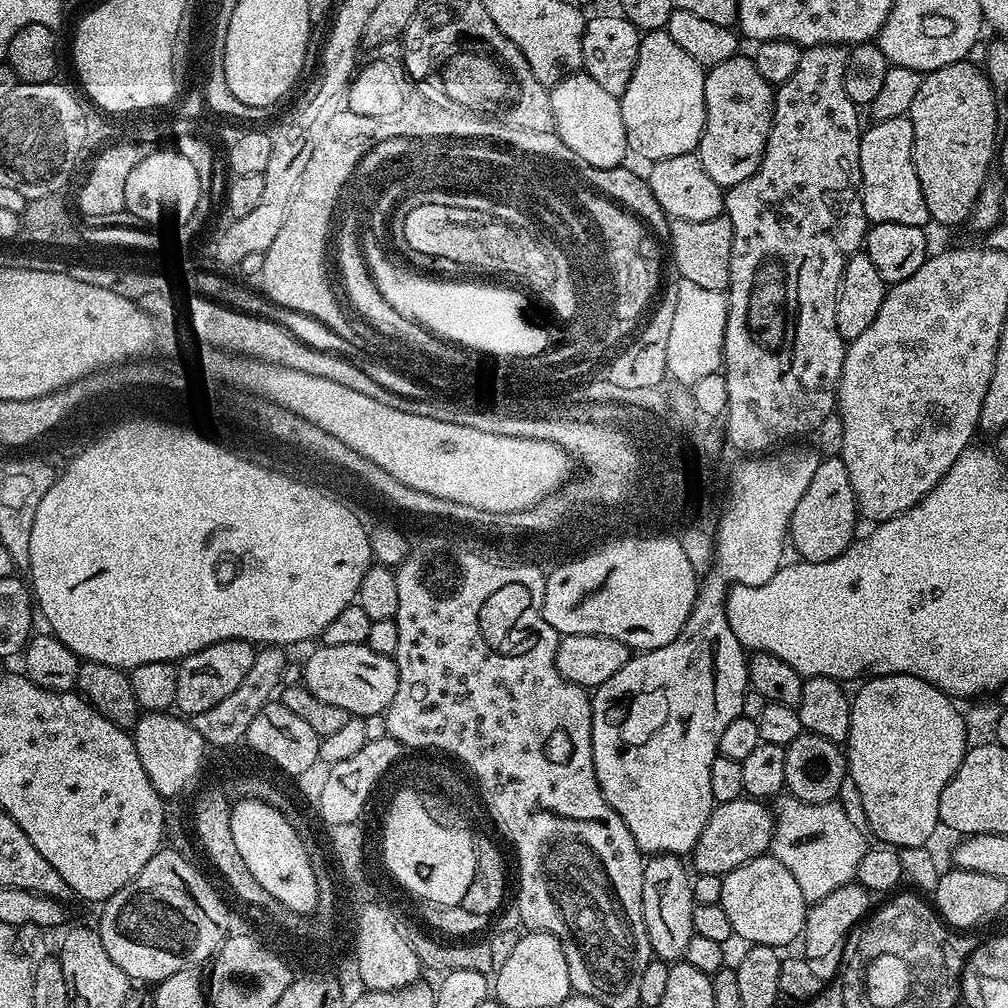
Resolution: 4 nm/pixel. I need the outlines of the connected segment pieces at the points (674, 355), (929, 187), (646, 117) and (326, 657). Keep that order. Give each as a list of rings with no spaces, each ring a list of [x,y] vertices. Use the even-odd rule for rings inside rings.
[[[689,279],[678,280],[678,301],[666,344],[667,375],[680,383],[677,385],[691,388],[700,378],[706,378],[723,367],[727,317],[728,297],[725,291],[703,289]]]
[[[967,59],[956,64],[942,66],[924,76],[914,106],[910,106],[908,117],[914,126],[914,170],[918,174],[918,186],[922,186],[922,198],[926,198],[926,210],[931,223],[945,224],[952,228],[969,219],[984,185],[989,183],[988,171],[993,171],[998,156],[996,140],[997,93],[987,75],[979,67],[968,64]]]
[[[666,30],[645,32],[640,37],[638,62],[630,86],[619,96],[622,122],[626,126],[628,151],[647,162],[695,153],[704,133],[705,69]]]
[[[320,644],[309,654],[304,665],[304,687],[330,702],[330,706],[342,706],[349,716],[369,716],[387,712],[394,693],[398,691],[398,670],[393,657],[370,650],[368,644],[358,646],[326,646]]]

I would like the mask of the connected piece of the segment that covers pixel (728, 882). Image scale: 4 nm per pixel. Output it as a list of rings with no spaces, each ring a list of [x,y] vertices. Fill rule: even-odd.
[[[771,854],[727,872],[722,878],[720,905],[726,910],[726,918],[730,918],[733,933],[741,936],[745,945],[761,944],[777,950],[784,950],[791,940],[801,939],[809,910],[798,882],[794,882],[794,874]]]

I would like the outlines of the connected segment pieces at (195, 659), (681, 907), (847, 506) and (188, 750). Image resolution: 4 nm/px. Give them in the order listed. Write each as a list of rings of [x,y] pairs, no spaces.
[[[227,640],[214,642],[194,654],[185,656],[179,661],[176,673],[178,674],[178,694],[175,707],[185,717],[191,718],[202,714],[202,710],[210,710],[210,706],[218,706],[226,694],[230,694],[246,678],[250,666],[254,666],[257,649],[245,640]]]
[[[656,854],[645,863],[642,874],[642,910],[653,957],[667,962],[681,959],[692,937],[692,882],[685,861],[671,854]]]
[[[839,456],[821,459],[814,479],[810,481],[810,486],[806,486],[806,494],[802,494],[798,506],[794,506],[787,535],[791,551],[793,548],[801,561],[810,564],[830,562],[841,556],[857,539],[856,520],[858,509],[854,486],[850,484],[850,474],[844,461]]]
[[[145,711],[134,725],[134,739],[138,758],[142,758],[142,770],[162,798],[176,796],[196,775],[204,764],[206,745],[202,734],[183,715],[171,716],[171,711]]]

